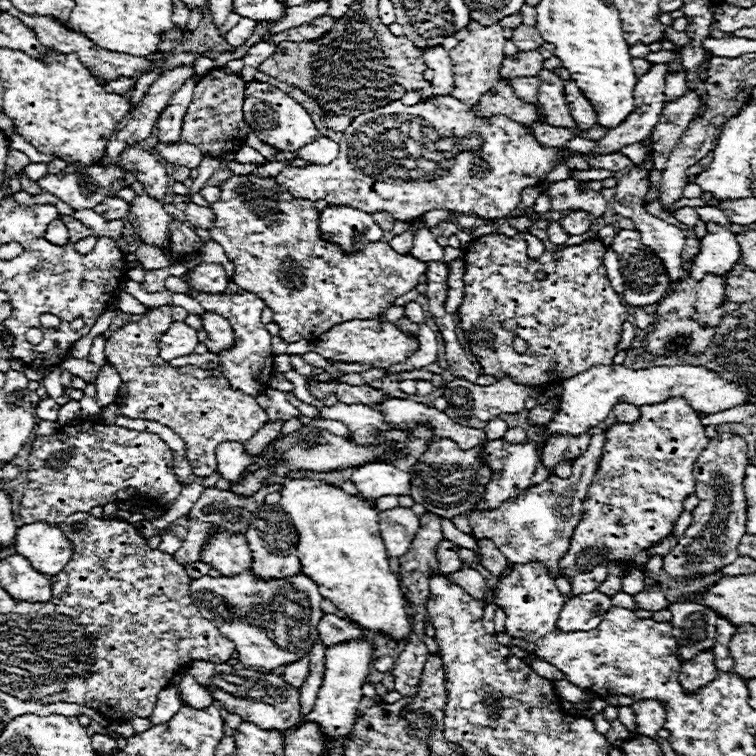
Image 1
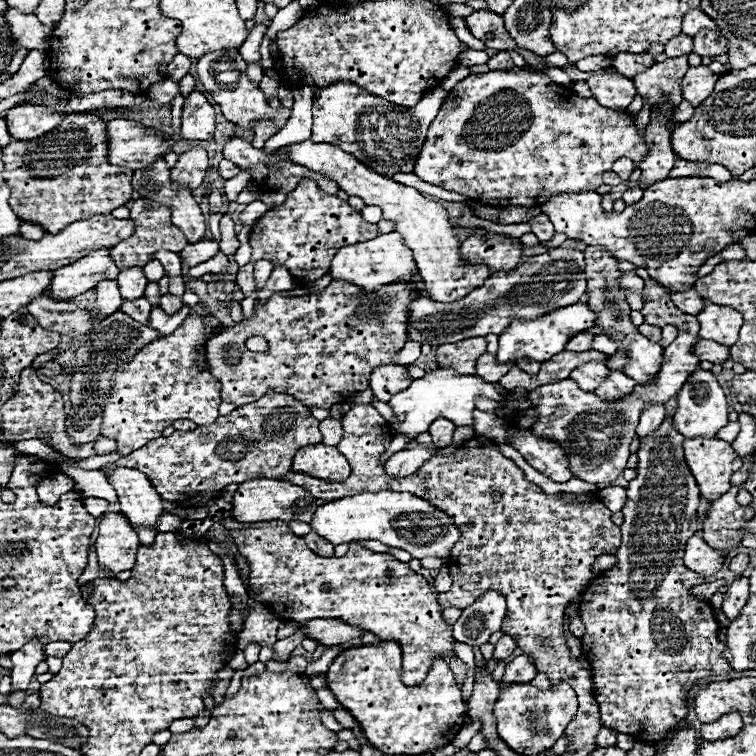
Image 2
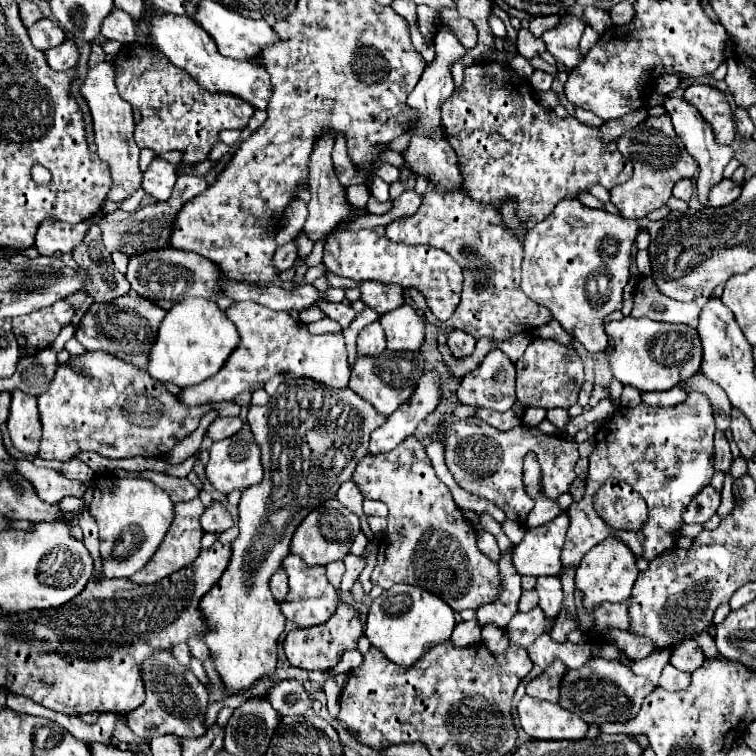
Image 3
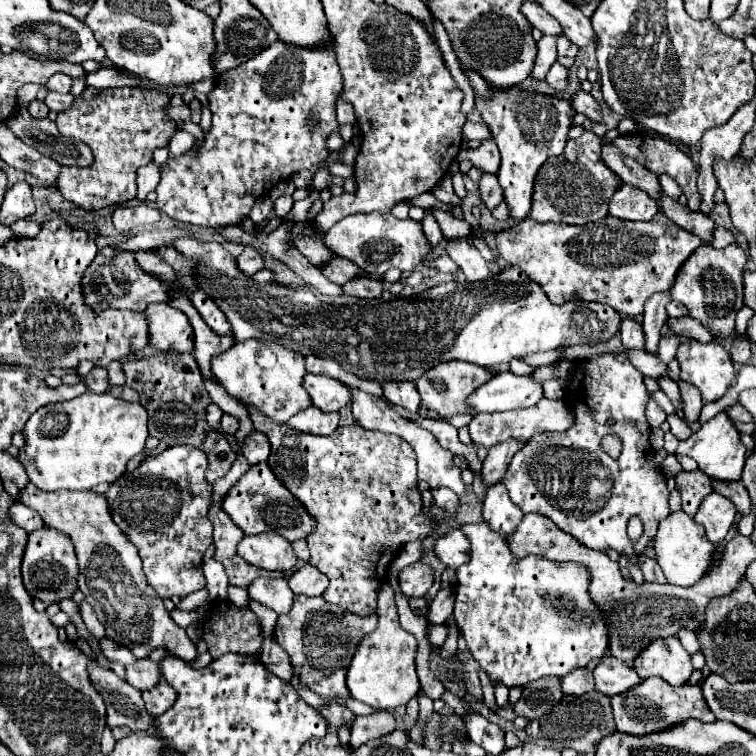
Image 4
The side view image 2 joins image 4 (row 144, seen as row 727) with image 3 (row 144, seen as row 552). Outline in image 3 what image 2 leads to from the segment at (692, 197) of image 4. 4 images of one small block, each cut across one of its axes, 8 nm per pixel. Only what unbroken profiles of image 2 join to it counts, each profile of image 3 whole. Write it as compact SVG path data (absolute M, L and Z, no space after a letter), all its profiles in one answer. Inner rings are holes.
M662 114L658 118L648 116L640 126L628 130L624 136L618 138L618 150L634 164L634 176L626 184L610 190L610 202L624 218L638 220L660 208L672 196L674 184L682 178L692 178L698 170L696 160L686 150L676 146L674 140L676 132L672 128L672 122L668 120L668 114Z

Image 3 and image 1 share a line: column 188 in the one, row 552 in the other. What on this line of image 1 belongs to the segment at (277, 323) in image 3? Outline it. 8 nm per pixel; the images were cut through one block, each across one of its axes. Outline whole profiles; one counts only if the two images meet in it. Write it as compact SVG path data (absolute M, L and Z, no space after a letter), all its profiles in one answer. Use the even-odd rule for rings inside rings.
M390 508L380 512L380 534L390 558L400 558L408 552L418 530L418 516L410 508Z

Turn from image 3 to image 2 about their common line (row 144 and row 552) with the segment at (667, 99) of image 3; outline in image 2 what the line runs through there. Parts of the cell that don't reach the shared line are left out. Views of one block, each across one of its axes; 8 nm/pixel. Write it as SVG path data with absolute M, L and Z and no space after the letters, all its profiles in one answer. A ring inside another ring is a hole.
M692 536L686 544L684 564L692 572L698 572L702 576L712 576L722 568L724 560L726 560L726 554L710 548L700 536Z

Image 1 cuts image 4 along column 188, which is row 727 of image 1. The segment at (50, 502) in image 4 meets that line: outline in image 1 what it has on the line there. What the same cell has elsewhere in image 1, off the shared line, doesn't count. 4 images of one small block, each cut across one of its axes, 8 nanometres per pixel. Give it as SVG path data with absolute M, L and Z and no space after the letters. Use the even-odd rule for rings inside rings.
M636 700L632 704L636 714L638 734L656 738L656 732L666 724L666 708L660 700Z

